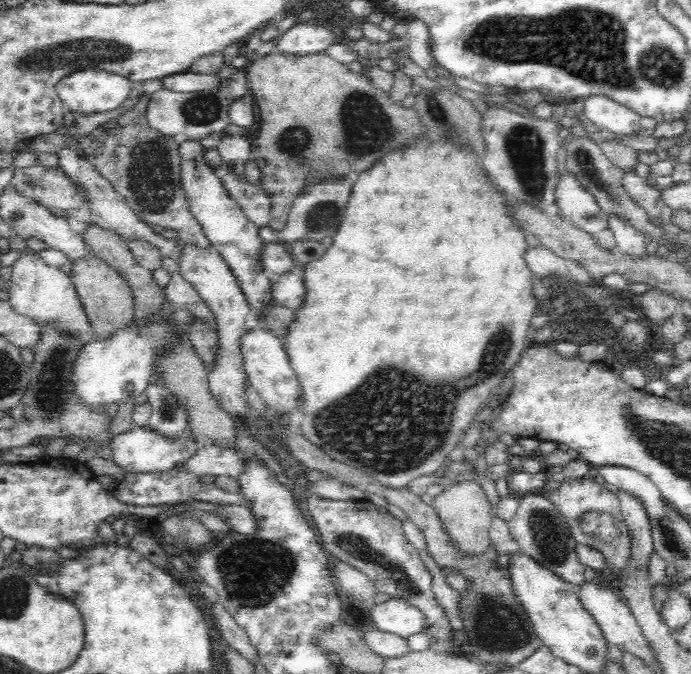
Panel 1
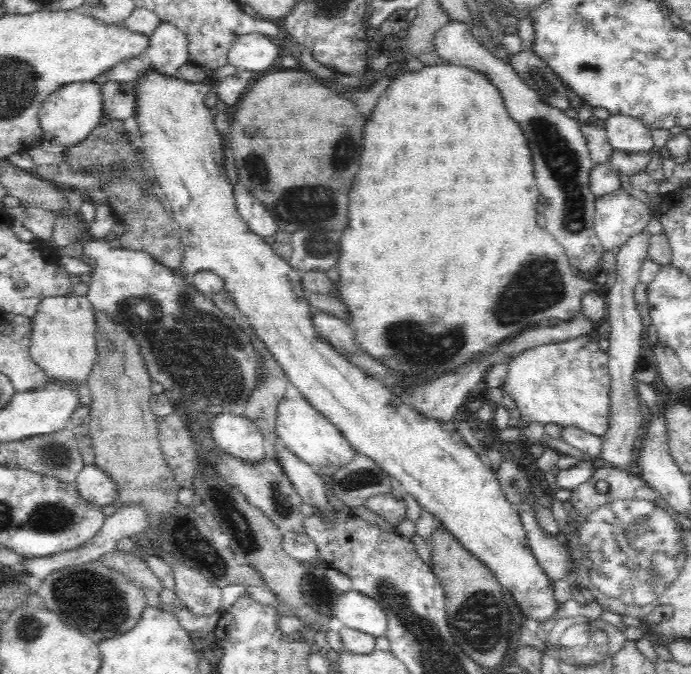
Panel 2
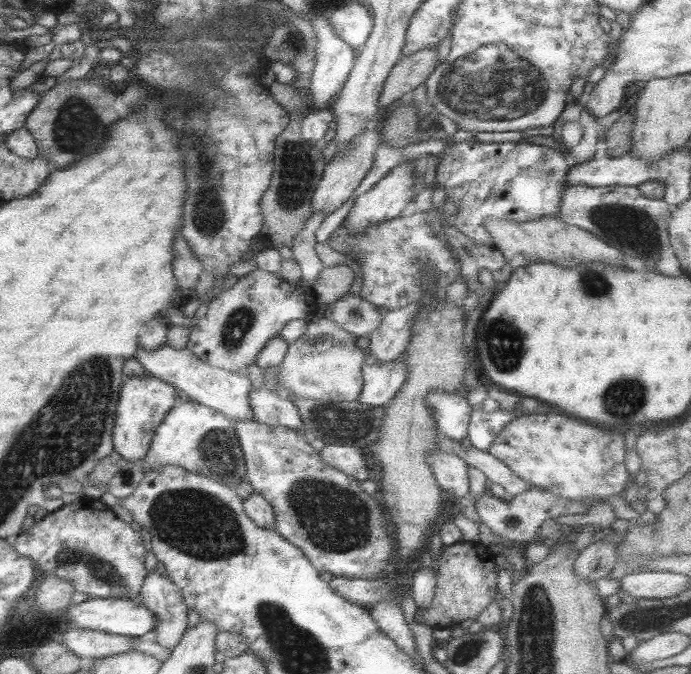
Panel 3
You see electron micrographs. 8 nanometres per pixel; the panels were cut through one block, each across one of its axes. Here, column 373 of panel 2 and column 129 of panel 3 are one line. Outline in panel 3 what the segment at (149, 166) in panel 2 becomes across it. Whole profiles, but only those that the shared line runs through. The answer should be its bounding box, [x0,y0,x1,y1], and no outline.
[113,375,176,461]

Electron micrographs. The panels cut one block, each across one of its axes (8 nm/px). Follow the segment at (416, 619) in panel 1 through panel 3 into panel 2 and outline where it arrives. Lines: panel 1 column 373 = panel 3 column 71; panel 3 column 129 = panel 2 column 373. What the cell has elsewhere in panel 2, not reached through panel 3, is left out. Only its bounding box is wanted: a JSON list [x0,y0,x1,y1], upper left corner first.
[331,590,388,636]

